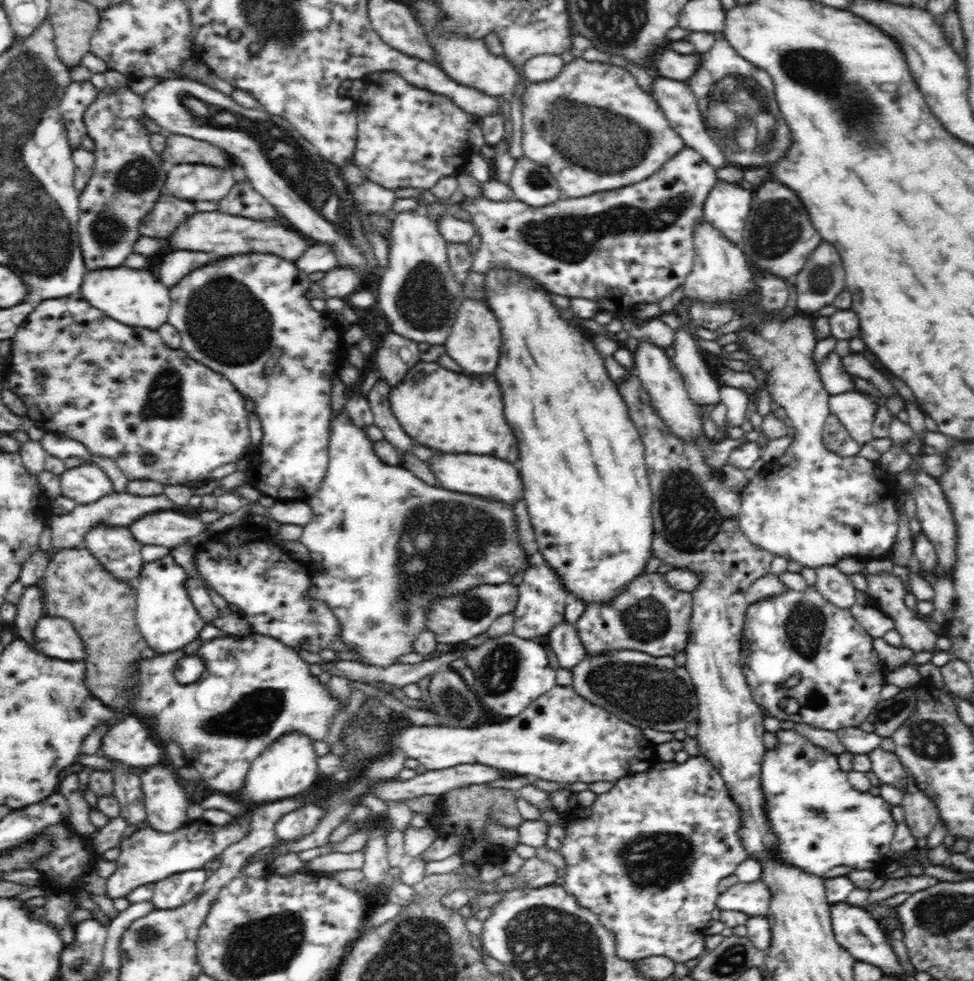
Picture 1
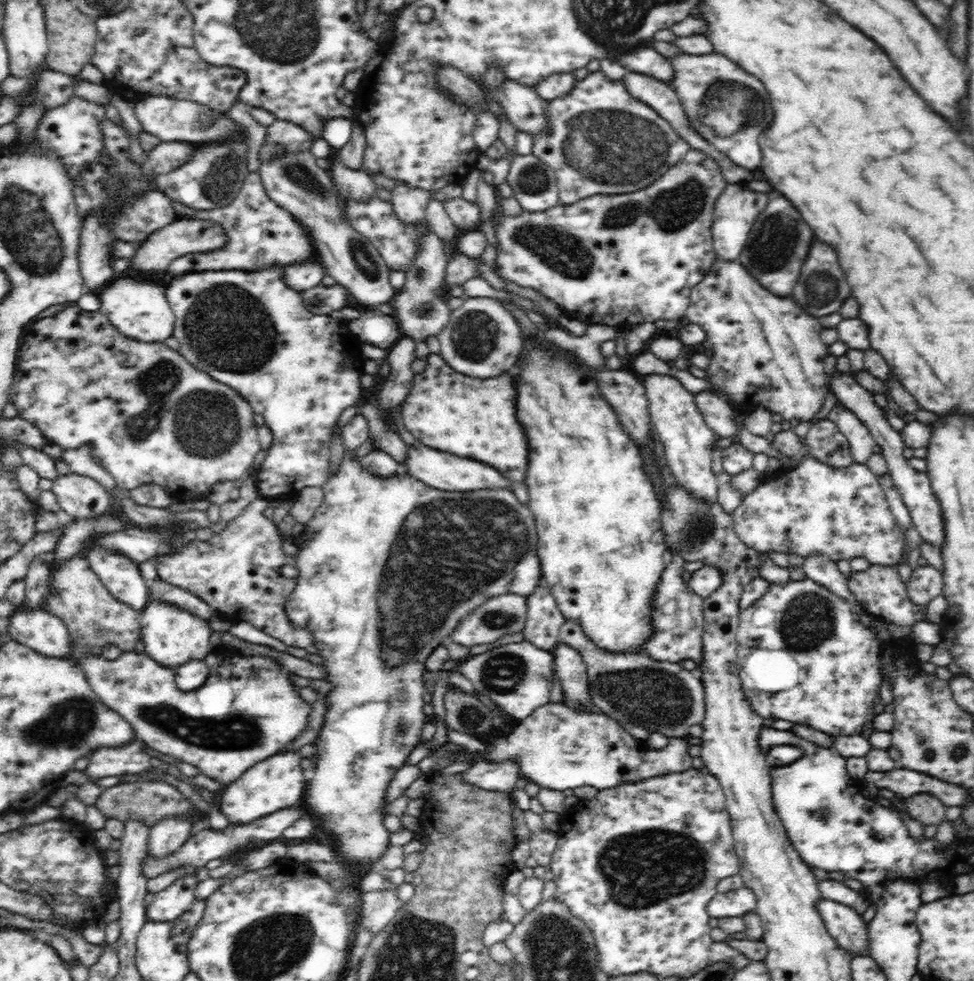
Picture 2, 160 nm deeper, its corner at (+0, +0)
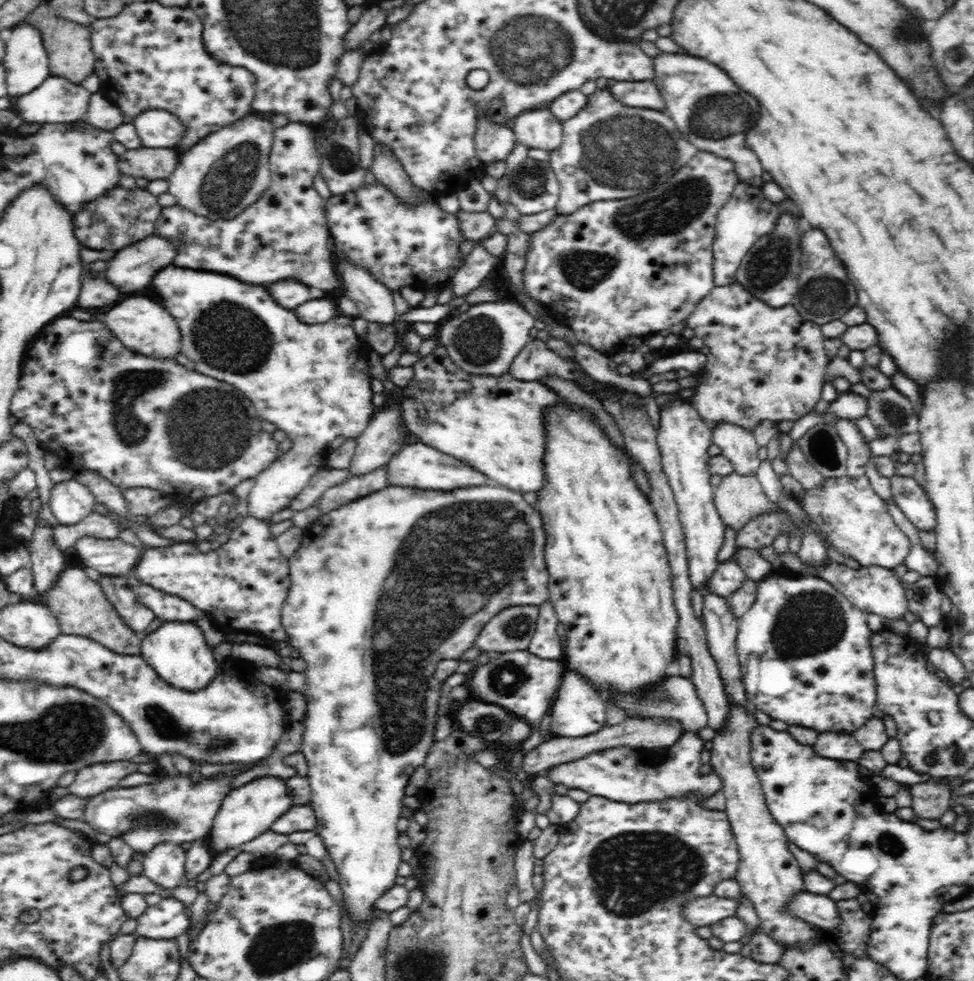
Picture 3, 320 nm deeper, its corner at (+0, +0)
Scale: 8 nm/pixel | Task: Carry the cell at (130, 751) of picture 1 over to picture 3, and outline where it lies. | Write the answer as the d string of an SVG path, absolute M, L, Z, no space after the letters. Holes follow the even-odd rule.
M130 760L98 762L78 770L68 792L80 798L92 798L106 790L116 789L118 782L128 774L137 772L138 764Z

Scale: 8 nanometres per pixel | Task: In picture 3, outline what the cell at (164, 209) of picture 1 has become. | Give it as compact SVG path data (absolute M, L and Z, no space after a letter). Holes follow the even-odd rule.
M118 186L103 195L100 199L84 204L84 208L73 218L74 234L84 248L92 250L120 250L125 246L134 244L143 238L154 234L155 222L160 216L162 207L157 203L157 197L146 189L124 190Z

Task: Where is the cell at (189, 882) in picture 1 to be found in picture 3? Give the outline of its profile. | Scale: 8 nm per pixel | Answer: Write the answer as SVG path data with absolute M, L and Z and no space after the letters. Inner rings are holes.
M164 898L137 918L138 936L153 940L176 939L191 923L187 908L176 898Z

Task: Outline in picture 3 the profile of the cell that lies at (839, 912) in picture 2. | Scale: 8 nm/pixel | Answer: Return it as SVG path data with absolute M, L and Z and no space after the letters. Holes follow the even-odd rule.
M802 891L788 904L788 913L796 919L802 919L820 929L834 930L840 923L836 902L829 896Z

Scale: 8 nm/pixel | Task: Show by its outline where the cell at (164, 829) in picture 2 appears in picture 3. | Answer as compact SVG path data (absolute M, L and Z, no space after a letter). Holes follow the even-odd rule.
M162 842L145 853L144 874L164 890L173 890L185 884L185 852L180 844Z

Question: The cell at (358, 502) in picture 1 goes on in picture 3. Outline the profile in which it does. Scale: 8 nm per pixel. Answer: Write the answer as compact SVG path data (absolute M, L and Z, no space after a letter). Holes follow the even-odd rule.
M386 486L378 492L368 496L358 497L334 508L328 514L318 517L306 535L306 542L295 554L289 558L290 588L282 606L281 623L287 632L287 643L306 662L304 671L306 690L306 712L301 720L304 730L301 749L308 764L308 780L311 790L310 807L314 809L316 818L316 832L322 836L331 860L333 870L339 875L340 890L344 895L346 912L353 924L368 924L373 920L373 911L377 901L391 890L398 877L400 866L401 846L398 842L400 831L396 827L404 788L418 766L424 765L424 760L432 750L434 740L434 726L438 718L438 700L442 696L440 682L434 676L434 668L440 660L460 660L466 650L474 646L480 630L504 608L510 606L540 606L549 600L549 574L544 560L546 534L542 517L536 506L530 506L525 501L523 493L512 492L508 488L492 488L492 486L478 486L478 488L456 488L456 490L424 490L406 486ZM402 610L408 610L408 618L402 620L402 626L396 630L396 616L402 616Z

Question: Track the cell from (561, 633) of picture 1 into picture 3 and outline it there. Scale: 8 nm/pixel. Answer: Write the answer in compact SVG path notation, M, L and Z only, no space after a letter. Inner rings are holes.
M566 669L560 682L558 692L551 706L552 721L549 730L556 737L564 736L588 736L598 732L604 727L606 720L606 699L582 675L574 673L572 669Z

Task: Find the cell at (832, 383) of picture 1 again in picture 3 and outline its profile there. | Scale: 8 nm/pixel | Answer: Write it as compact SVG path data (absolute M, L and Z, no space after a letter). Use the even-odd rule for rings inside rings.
M894 475L889 478L893 502L906 518L922 531L934 532L935 510L926 489L920 487L912 477Z

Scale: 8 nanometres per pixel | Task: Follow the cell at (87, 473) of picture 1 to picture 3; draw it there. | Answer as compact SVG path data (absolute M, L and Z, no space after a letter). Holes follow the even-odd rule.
M75 478L54 484L50 491L49 506L56 521L58 521L58 525L76 525L78 522L81 522L85 516L94 513L96 503L96 499L90 492L90 489L80 484Z

